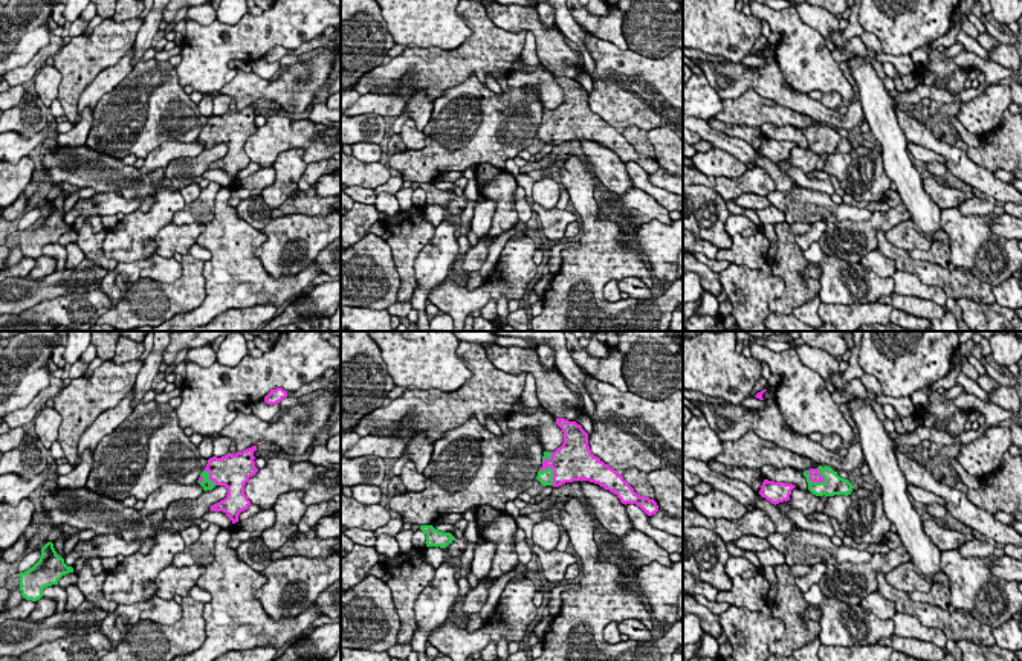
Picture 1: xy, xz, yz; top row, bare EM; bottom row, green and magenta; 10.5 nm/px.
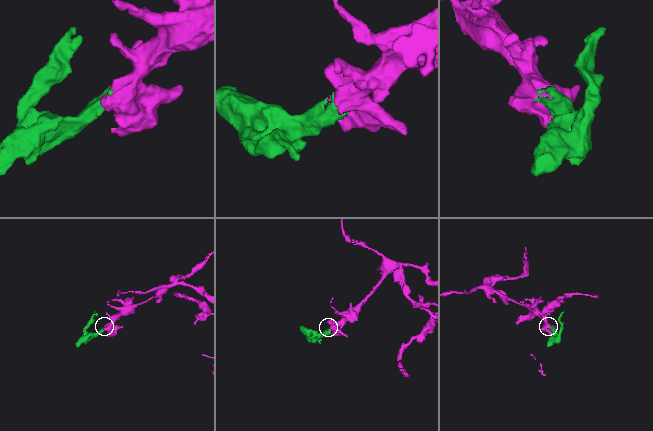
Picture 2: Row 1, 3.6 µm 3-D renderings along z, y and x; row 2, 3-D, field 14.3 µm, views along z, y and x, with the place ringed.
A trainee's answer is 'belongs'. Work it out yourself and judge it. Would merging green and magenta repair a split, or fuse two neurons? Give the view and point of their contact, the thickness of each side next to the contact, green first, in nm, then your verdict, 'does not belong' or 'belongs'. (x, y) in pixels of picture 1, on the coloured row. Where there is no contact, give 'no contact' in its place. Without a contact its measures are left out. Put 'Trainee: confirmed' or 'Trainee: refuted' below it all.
meets green in yz at (815, 483); 220 nm thick on the green side, 130 nm on the other; belongs
Trainee: confirmed

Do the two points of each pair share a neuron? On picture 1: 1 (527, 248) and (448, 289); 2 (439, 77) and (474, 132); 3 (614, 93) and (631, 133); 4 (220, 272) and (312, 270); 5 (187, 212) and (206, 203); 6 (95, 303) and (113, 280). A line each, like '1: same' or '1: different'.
1: same
2: different
3: different
4: same
5: same
6: different

